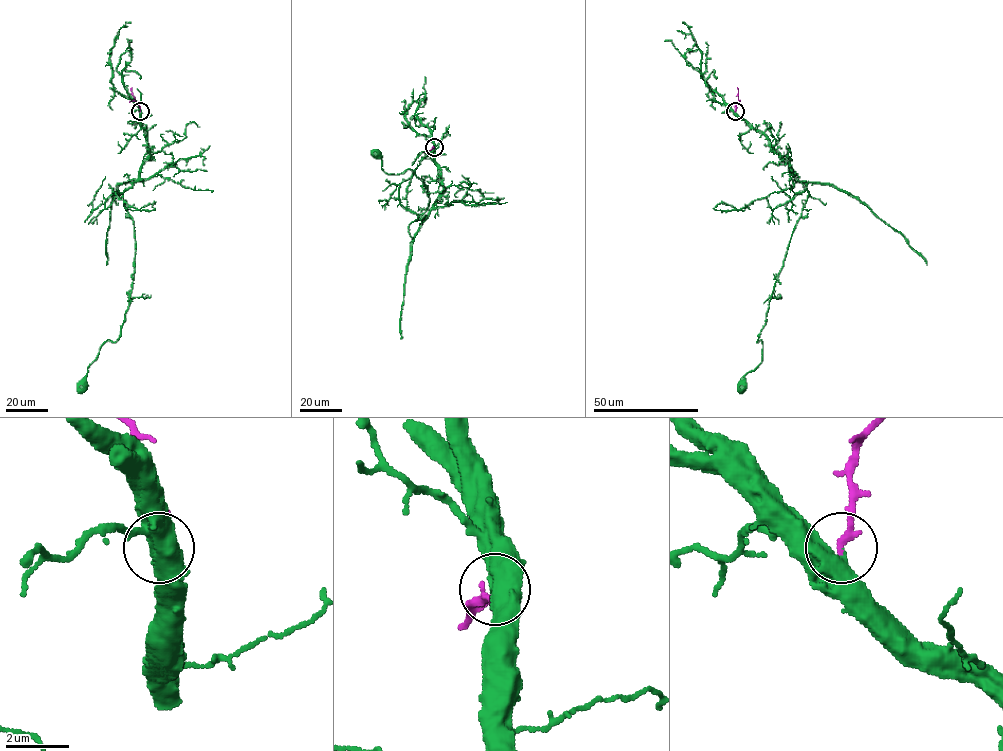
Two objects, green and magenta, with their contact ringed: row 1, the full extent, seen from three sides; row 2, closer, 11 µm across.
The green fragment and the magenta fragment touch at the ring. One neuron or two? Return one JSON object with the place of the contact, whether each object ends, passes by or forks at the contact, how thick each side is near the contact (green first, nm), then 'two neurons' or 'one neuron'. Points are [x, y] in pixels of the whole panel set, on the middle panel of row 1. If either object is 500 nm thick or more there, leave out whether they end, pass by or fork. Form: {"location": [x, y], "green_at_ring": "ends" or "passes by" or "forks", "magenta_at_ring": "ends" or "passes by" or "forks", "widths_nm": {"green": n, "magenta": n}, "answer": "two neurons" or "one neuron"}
{"location": [434, 147], "widths_nm": {"green": 600, "magenta": 240}, "answer": "one neuron"}

